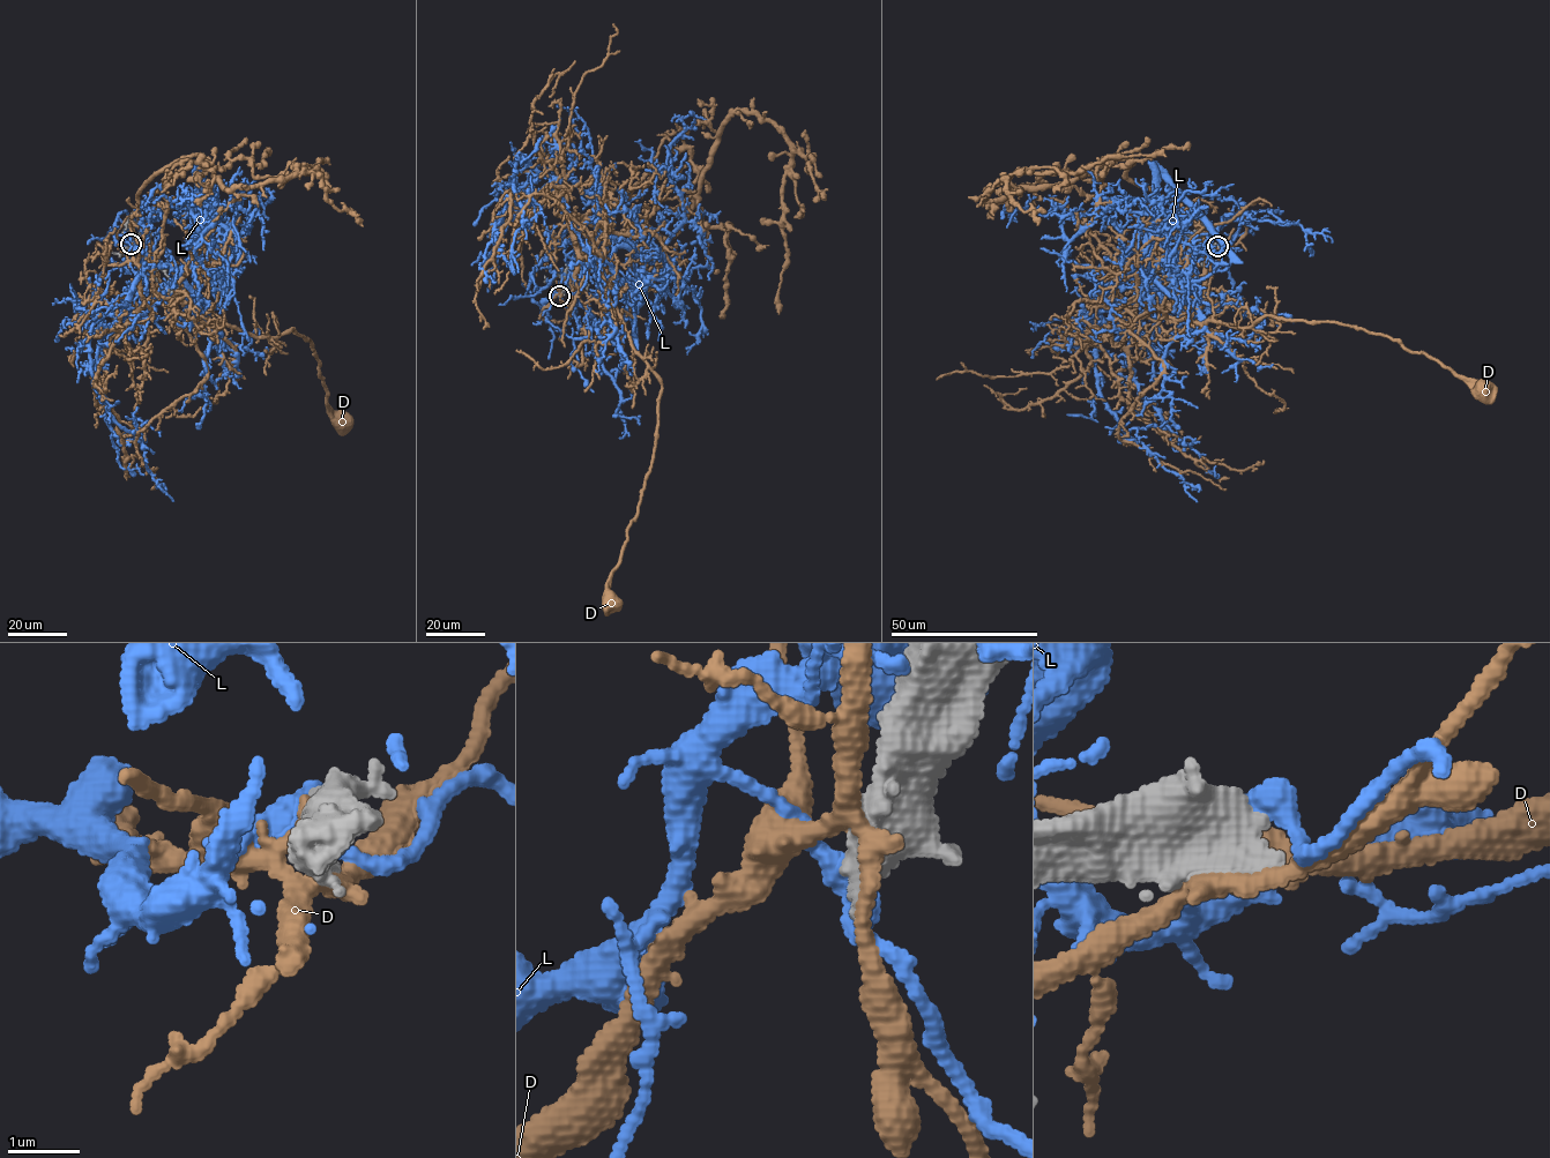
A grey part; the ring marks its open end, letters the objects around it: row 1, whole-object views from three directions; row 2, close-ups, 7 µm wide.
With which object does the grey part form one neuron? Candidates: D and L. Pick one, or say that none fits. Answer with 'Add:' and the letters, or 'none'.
Add: none

